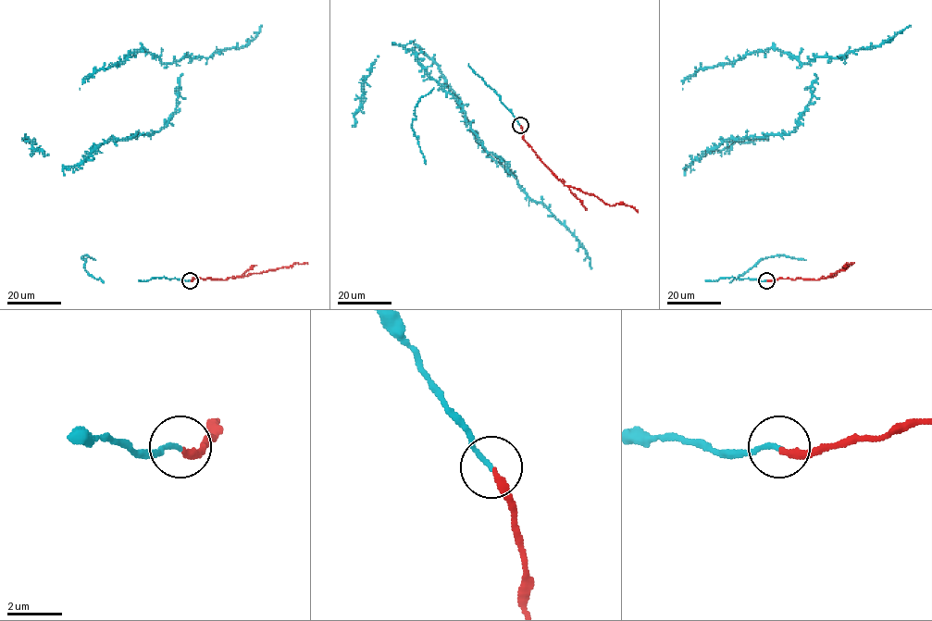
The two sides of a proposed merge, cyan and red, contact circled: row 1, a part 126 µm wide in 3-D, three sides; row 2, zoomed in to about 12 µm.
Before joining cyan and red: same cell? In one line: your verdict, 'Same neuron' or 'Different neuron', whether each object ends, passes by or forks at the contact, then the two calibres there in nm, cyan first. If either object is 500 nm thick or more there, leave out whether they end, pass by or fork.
Different neuron. At the ring cyan ends. At the ring red ends. Thickness 170 nm (cyan) against 280 nm

